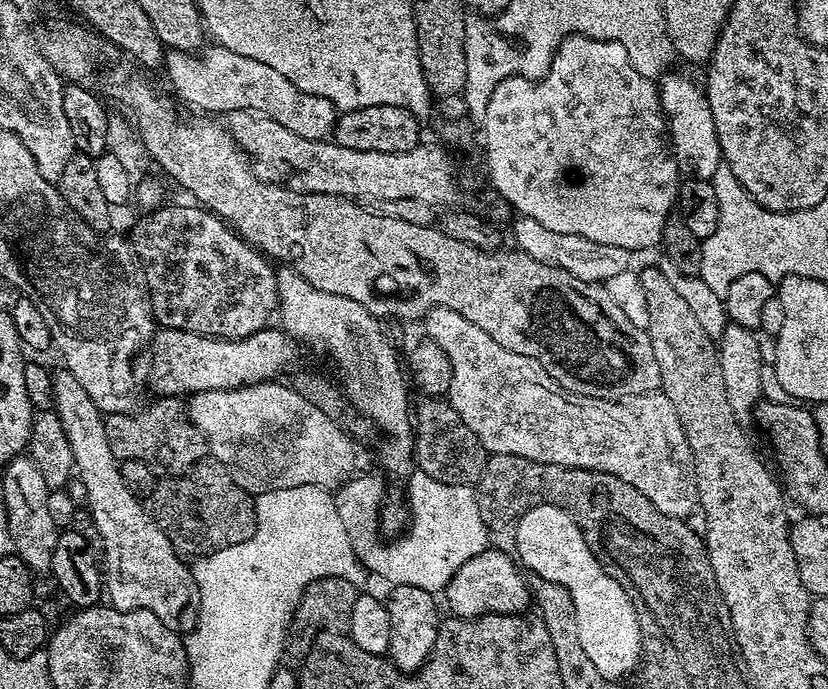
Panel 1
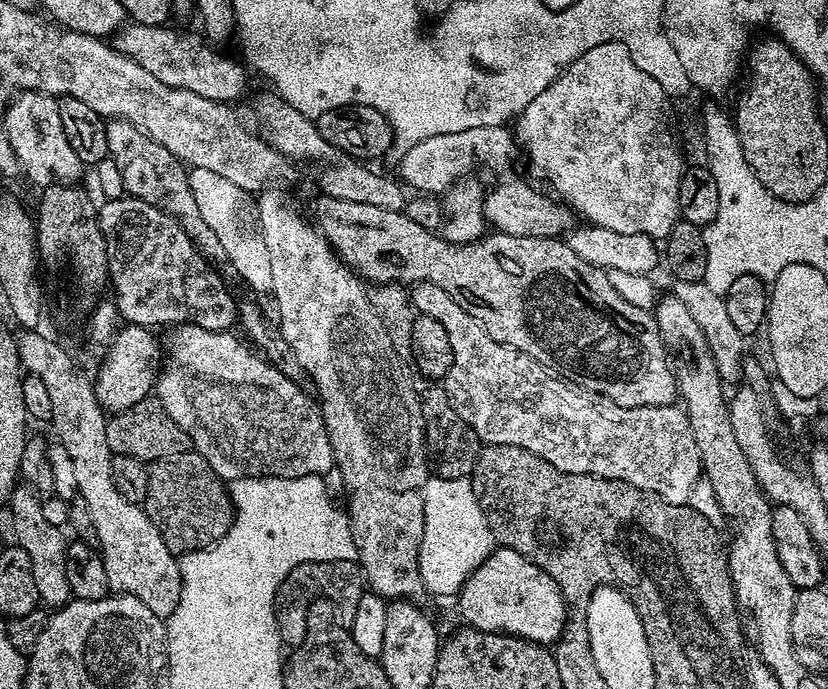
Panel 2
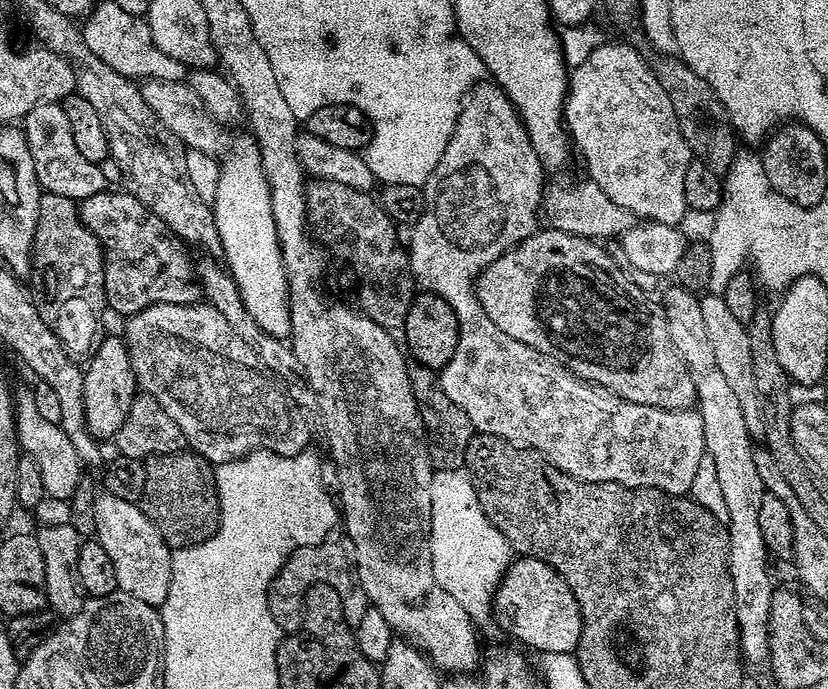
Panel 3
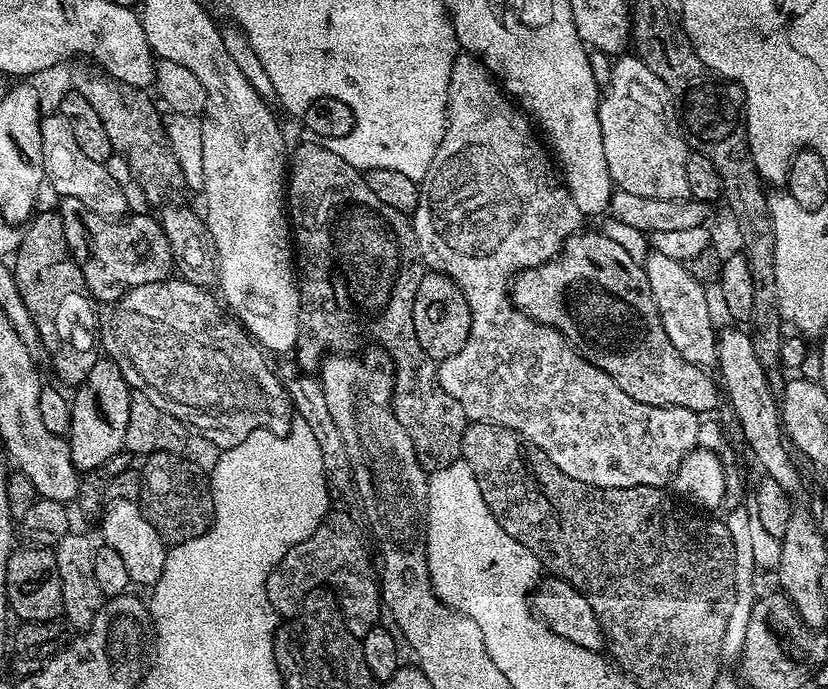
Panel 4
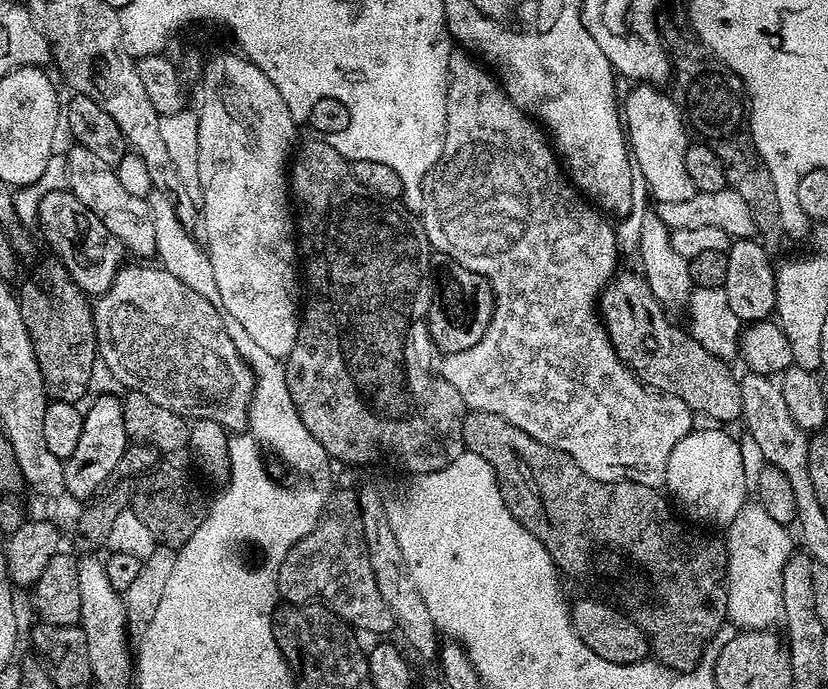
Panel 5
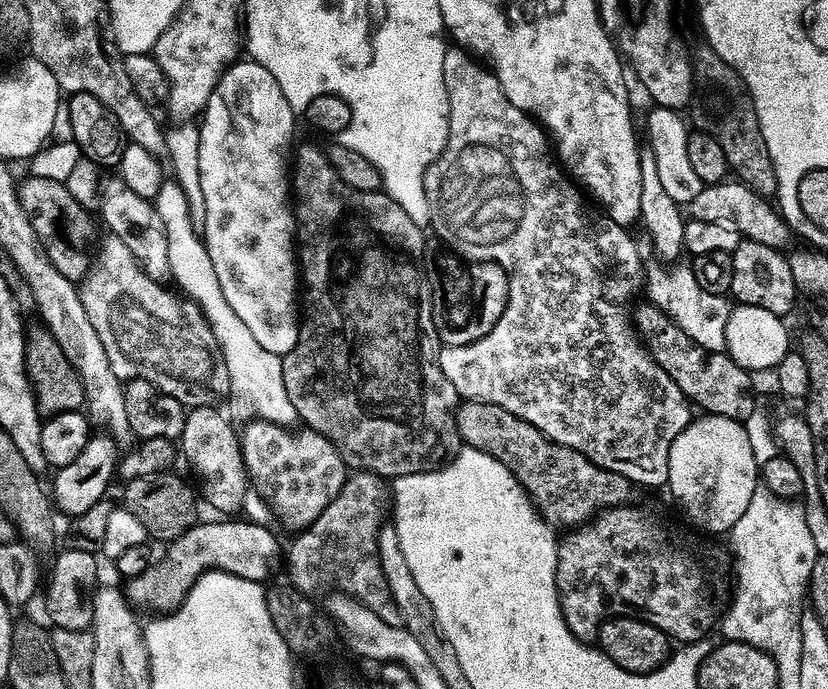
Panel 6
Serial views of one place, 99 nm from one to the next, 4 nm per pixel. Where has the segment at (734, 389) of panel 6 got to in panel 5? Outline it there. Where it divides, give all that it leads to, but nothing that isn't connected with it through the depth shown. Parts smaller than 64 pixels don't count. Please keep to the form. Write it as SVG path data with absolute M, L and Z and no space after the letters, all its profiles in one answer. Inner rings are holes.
M617 271L611 282L604 287L598 301L598 315L605 328L608 329L608 337L619 354L620 359L636 373L643 384L649 388L667 392L674 398L682 398L686 406L697 417L709 416L712 420L736 420L742 417L742 390L737 373L732 373L729 361L719 360L709 350L704 350L692 335L678 325L672 324L669 313L664 305L658 303L650 286L644 280L639 271Z

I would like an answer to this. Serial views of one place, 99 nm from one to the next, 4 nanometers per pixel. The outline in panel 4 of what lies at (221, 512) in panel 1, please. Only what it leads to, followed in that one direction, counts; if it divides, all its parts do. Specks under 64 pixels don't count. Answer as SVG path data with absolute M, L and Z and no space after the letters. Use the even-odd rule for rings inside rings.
M148 458L140 472L140 509L168 546L185 544L206 534L216 518L209 477L205 473L203 476L190 461L180 459L184 458Z

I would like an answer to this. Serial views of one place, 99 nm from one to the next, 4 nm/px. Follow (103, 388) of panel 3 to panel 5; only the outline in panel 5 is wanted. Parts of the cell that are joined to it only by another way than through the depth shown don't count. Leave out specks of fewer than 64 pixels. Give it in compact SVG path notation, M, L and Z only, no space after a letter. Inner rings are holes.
M119 395L98 397L84 412L82 439L78 442L74 454L70 454L70 458L64 461L67 495L77 496L80 500L85 499L84 501L95 497L109 483L114 466L120 461L129 445L121 397Z

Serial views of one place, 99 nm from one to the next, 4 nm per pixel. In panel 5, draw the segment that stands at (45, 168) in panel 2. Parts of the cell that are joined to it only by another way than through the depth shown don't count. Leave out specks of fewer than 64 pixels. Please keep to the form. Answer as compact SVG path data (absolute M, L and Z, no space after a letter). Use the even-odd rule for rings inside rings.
M73 143L71 147L72 149L66 152L68 161L67 191L73 192L78 198L78 202L82 202L82 206L91 210L102 222L102 226L106 226L106 230L110 230L110 234L114 234L123 242L125 249L131 255L132 252L136 255L133 257L155 257L154 218L152 211L148 208L147 199L130 194L119 182L119 176L113 165L101 162L95 154L90 154L90 150L86 150L78 143Z

